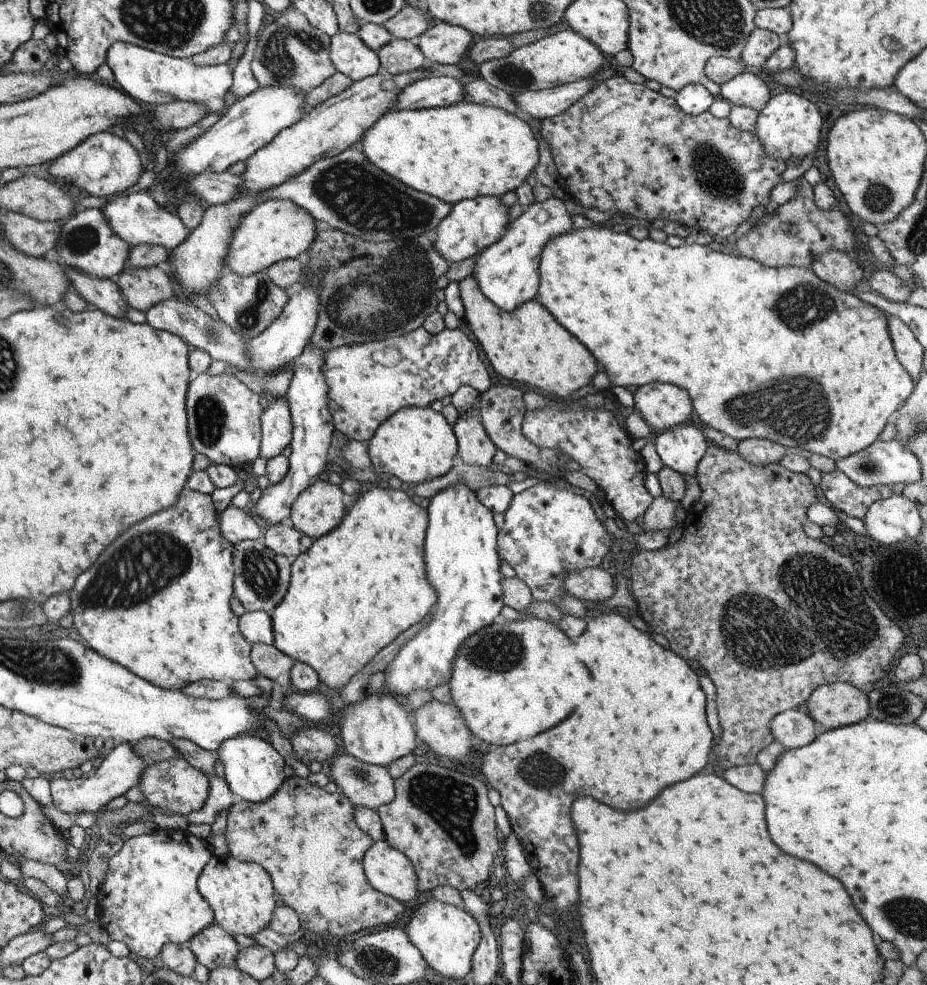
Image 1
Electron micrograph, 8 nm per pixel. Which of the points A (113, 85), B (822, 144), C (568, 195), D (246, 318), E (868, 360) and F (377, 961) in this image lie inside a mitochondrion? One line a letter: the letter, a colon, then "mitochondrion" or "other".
A: other
B: other
C: other
D: mitochondrion
E: other
F: mitochondrion

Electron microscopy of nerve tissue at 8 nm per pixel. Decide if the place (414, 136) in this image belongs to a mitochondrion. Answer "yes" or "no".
no

